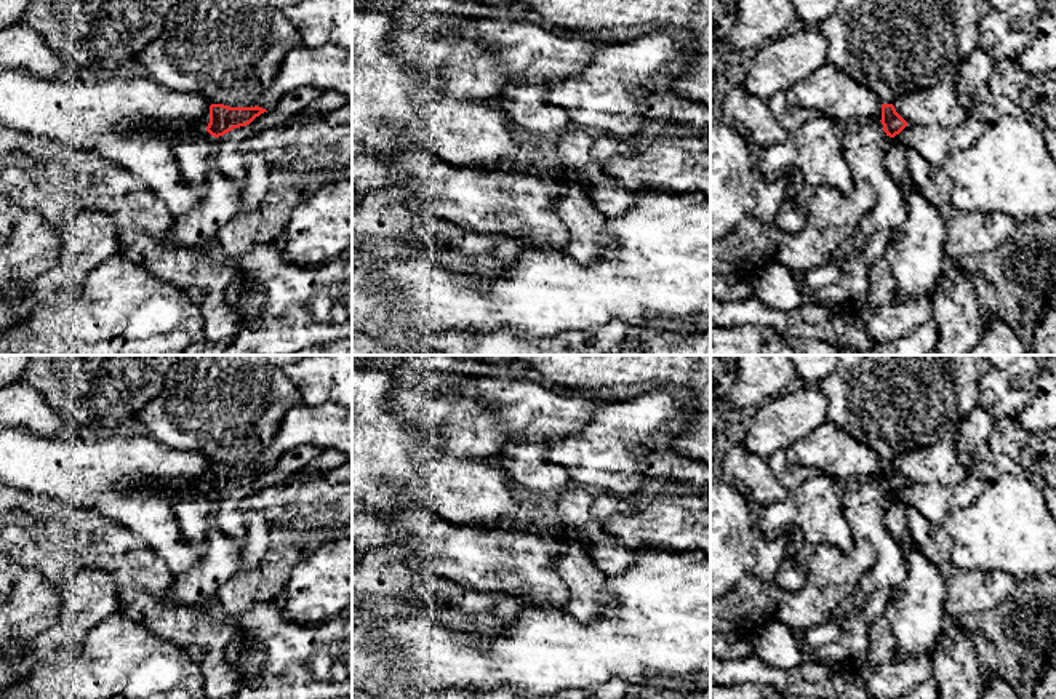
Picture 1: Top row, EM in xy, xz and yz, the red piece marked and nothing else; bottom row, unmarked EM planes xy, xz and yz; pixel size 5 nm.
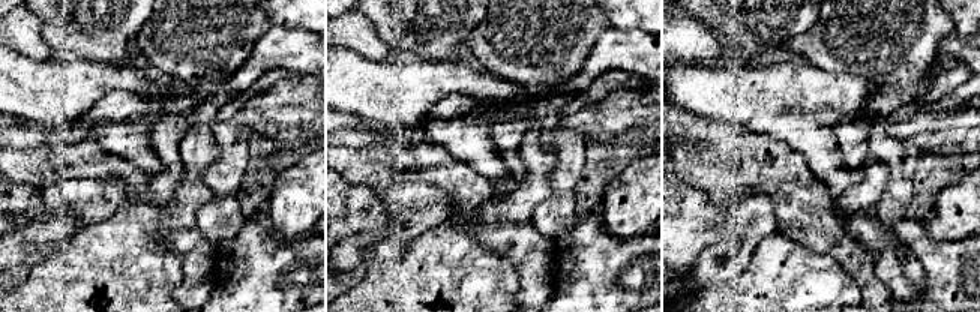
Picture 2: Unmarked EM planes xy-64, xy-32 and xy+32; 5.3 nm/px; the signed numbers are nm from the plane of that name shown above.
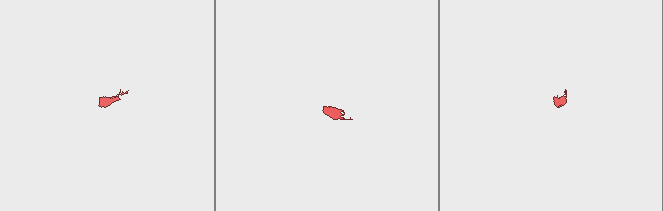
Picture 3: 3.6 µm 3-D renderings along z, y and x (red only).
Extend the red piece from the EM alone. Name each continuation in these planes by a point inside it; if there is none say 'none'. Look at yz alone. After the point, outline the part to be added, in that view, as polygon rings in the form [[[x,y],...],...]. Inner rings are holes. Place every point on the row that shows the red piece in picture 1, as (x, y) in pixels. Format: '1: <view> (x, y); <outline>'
1: yz (890, 47); [[[840,0],[821,32],[827,38],[827,62],[874,93],[882,104],[942,82],[954,83],[960,66],[978,48],[981,19],[992,10],[984,0]]]
2: yz (863, 143); [[[850,122],[840,128],[840,136],[854,182],[869,182],[875,190],[875,206],[859,222],[854,237],[830,261],[843,267],[845,261],[875,232],[896,232],[906,221],[907,203],[906,192],[885,166],[886,133],[882,122]]]

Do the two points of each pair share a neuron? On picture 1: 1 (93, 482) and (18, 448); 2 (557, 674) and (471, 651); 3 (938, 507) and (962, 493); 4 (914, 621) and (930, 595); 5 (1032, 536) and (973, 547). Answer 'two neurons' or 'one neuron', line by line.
1: one neuron
2: one neuron
3: one neuron
4: one neuron
5: one neuron

